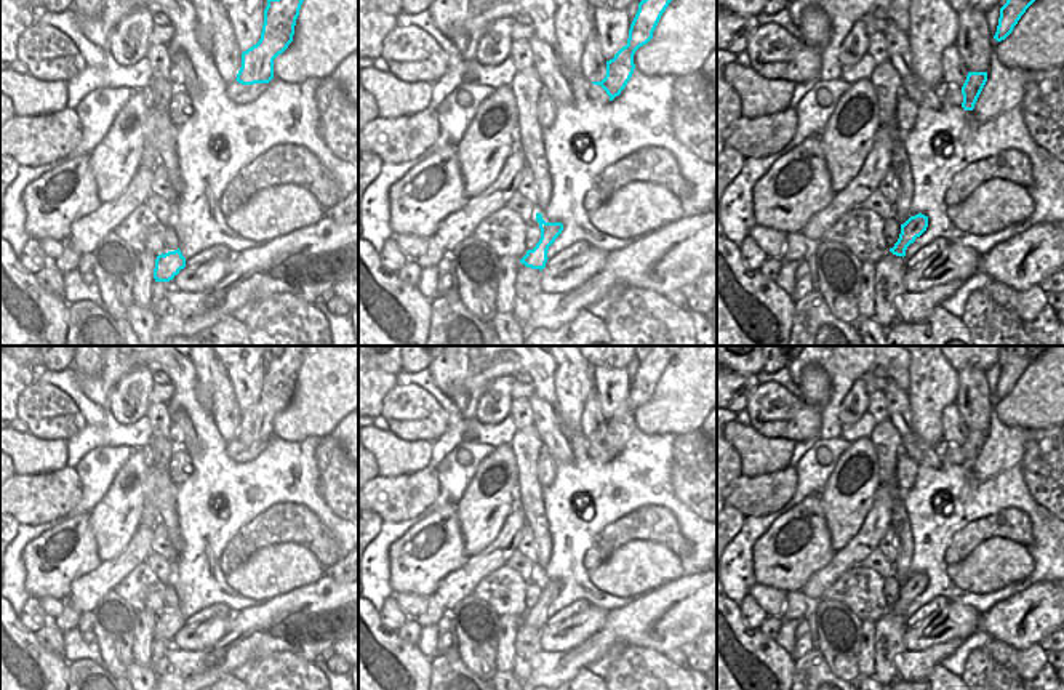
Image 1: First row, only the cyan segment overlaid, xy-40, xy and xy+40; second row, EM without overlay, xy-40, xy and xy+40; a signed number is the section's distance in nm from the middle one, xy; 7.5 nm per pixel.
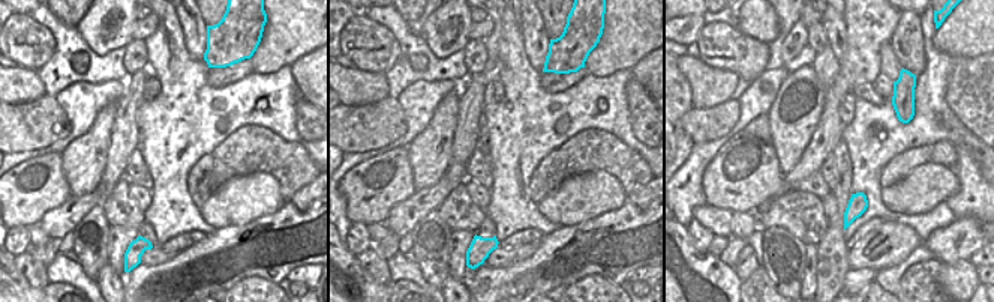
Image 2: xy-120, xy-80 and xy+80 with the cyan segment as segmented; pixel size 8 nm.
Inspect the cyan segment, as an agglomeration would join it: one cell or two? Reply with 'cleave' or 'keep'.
cleave

